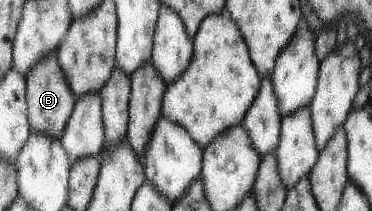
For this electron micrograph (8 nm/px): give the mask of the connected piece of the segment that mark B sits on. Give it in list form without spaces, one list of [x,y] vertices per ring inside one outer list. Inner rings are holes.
[[[52,52],[39,59],[25,75],[28,85],[28,118],[34,132],[42,132],[60,139],[62,130],[74,109],[76,95],[71,89],[62,65],[57,59],[57,52]]]

